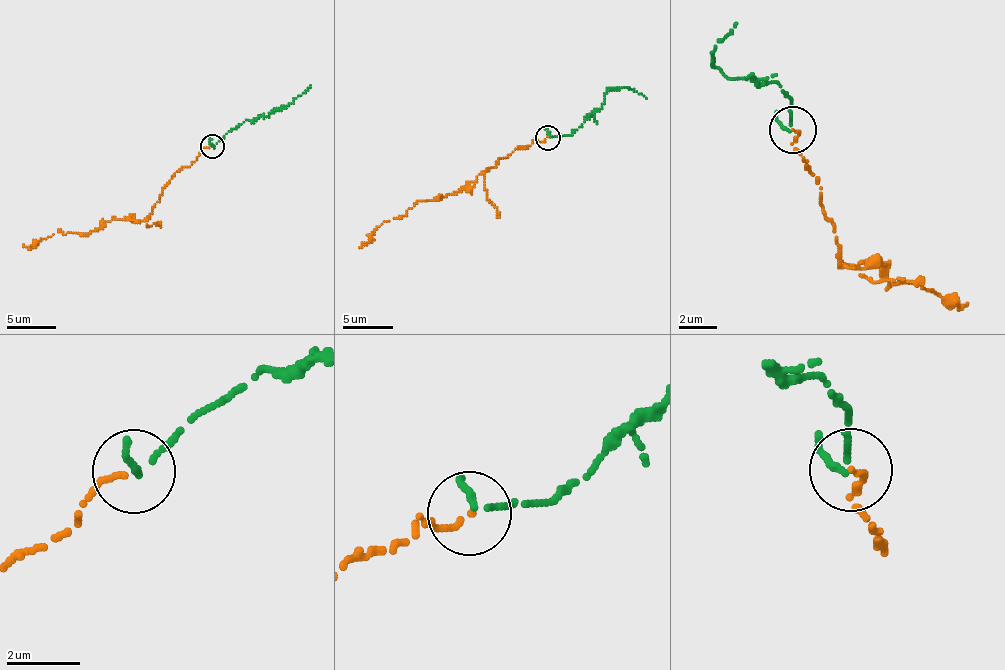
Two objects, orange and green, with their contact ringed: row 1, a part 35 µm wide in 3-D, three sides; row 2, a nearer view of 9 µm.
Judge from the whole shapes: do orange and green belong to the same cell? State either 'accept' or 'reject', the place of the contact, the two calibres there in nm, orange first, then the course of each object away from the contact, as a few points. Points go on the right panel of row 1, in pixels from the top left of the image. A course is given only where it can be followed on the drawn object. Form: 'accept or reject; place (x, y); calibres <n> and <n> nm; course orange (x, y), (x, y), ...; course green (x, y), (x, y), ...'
accept; place (792, 129); calibres 140 and 140 nm; course orange (791, 128), (843, 266), (879, 261), (887, 283), (968, 301); course green (791, 133), (793, 100), (774, 83), (733, 77), (711, 61), (736, 24)

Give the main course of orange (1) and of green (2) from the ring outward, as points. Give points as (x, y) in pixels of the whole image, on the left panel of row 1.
1: (211, 145), (174, 173), (142, 221), (115, 219), (83, 233), (23, 244)
2: (214, 148), (246, 119), (268, 117), (276, 108), (286, 108), (310, 85)

